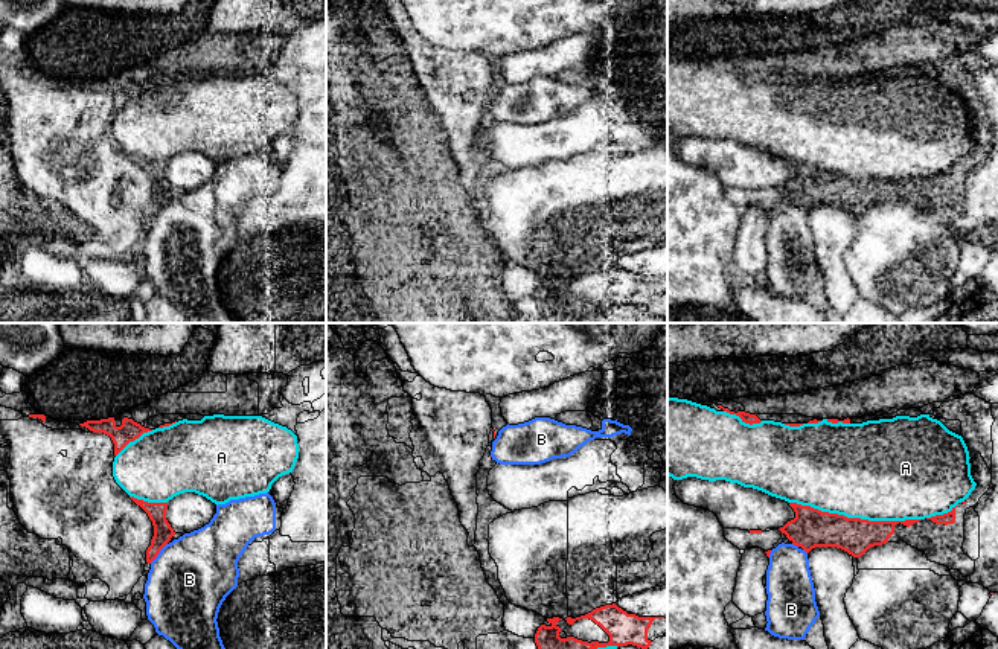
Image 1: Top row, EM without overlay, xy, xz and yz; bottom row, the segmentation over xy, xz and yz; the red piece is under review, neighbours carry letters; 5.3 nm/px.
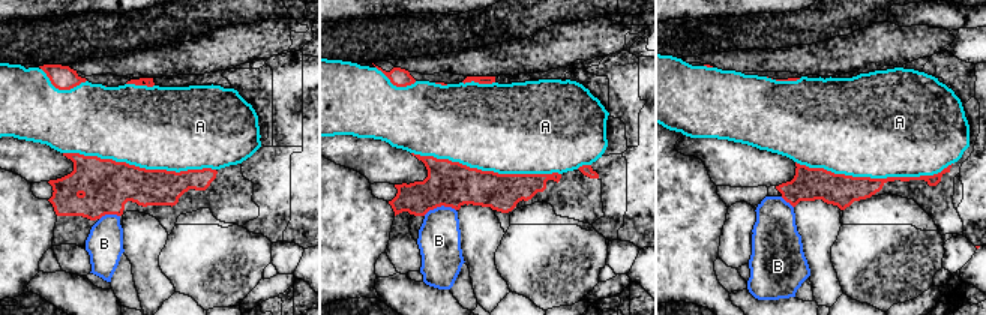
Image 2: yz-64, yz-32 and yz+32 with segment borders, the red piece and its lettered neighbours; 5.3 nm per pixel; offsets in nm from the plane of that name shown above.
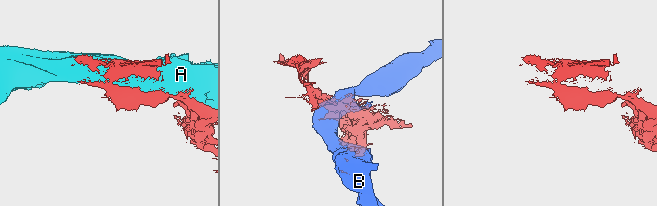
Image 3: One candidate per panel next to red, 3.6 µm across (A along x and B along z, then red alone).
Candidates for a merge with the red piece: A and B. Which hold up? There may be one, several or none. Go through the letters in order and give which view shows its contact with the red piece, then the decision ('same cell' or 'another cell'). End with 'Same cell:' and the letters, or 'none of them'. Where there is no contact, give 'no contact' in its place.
A: yz | another cell
B: xy | another cell
Same cell: none of them

